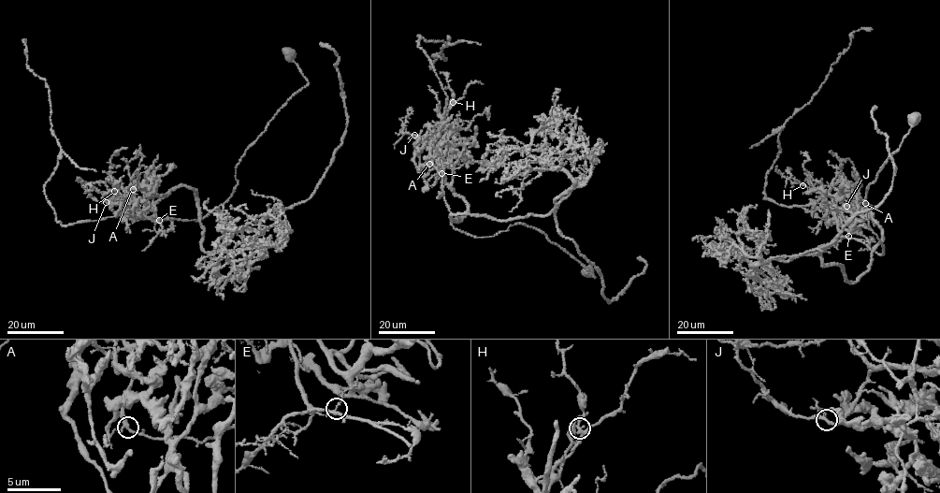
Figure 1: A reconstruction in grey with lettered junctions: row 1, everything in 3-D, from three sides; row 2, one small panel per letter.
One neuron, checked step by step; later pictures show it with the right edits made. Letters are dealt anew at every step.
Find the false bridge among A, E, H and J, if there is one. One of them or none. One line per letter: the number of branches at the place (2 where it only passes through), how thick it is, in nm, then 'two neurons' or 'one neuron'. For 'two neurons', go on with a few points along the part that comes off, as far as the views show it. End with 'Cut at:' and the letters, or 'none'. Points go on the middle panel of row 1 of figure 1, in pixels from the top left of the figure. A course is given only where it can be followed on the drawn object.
A: 3 branches meet; 220 nm thick; one neuron
E: 3 branches meet; 200 nm thick; two neurons; foreign part runs (441, 173), (447, 95), (418, 47), (419, 35), (448, 45), (440, 52), (446, 60), (433, 55), (430, 69)
H: 3 branches meet; 220 nm thick; one neuron
J: 3 branches meet; 220 nm thick; one neuron
Cut at: E

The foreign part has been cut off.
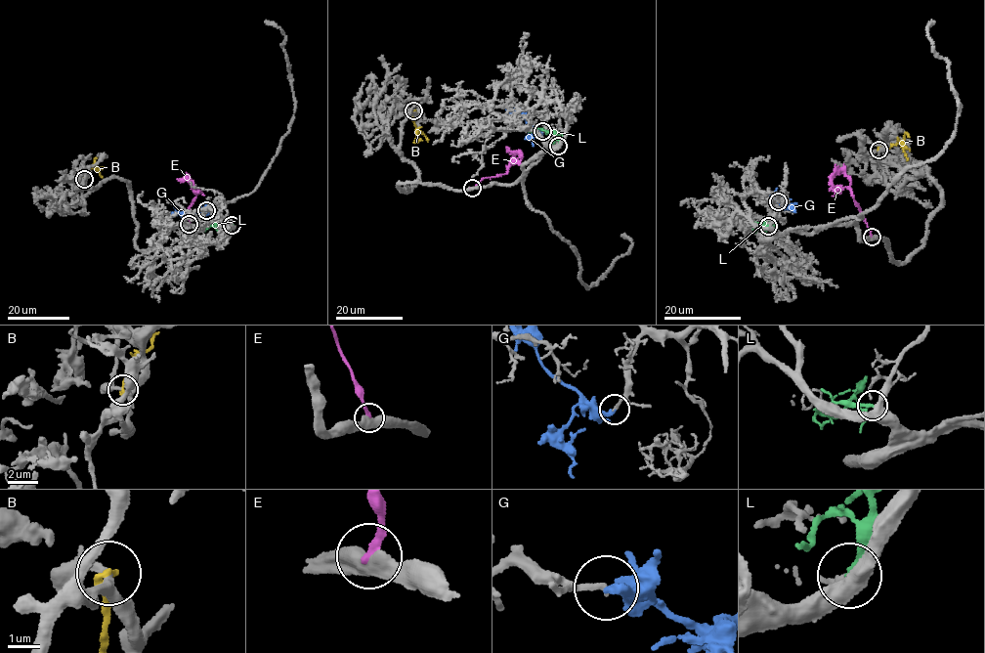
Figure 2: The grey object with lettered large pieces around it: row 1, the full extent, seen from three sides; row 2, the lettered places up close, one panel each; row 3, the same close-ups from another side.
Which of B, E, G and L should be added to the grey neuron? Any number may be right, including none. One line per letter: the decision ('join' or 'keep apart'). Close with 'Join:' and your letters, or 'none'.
B: keep apart
E: keep apart
G: keep apart
L: join
Join: L

